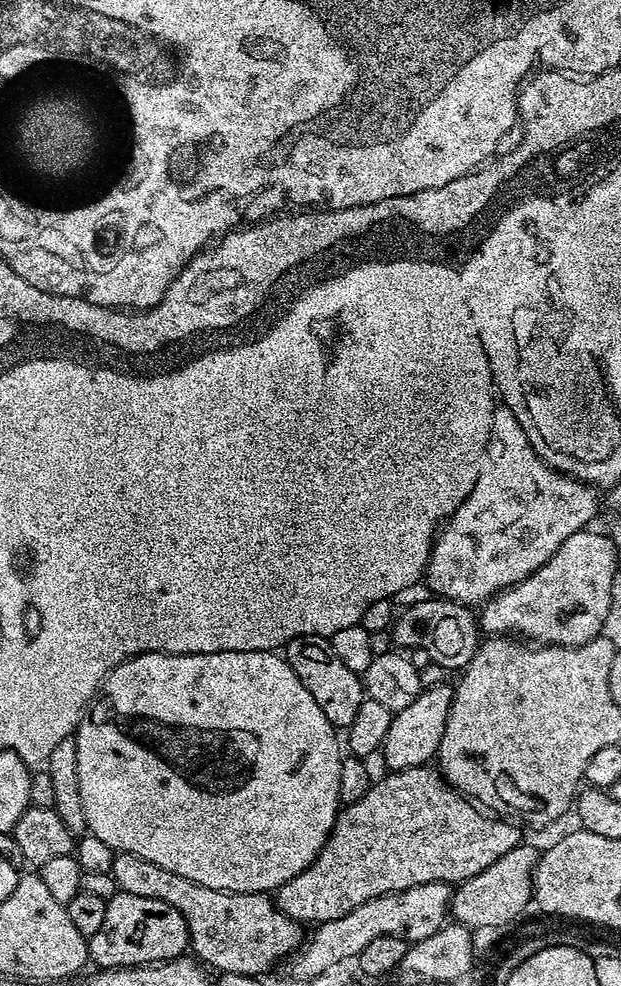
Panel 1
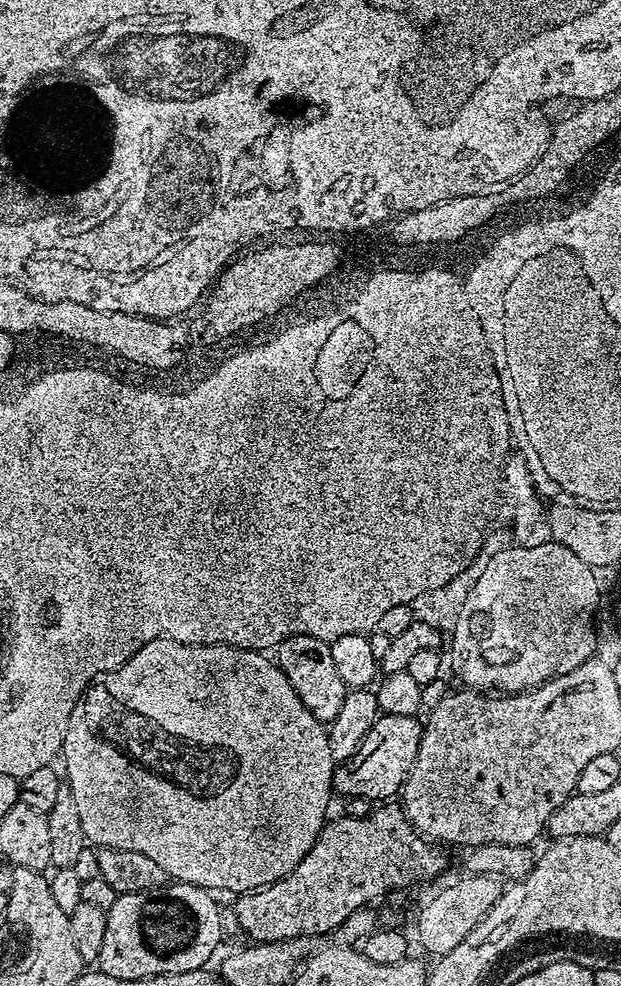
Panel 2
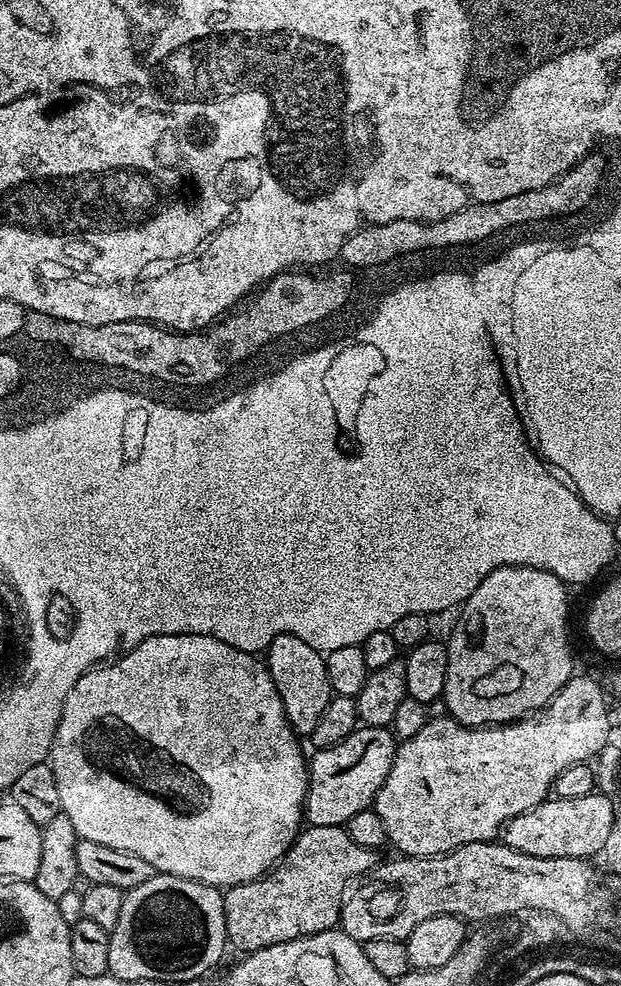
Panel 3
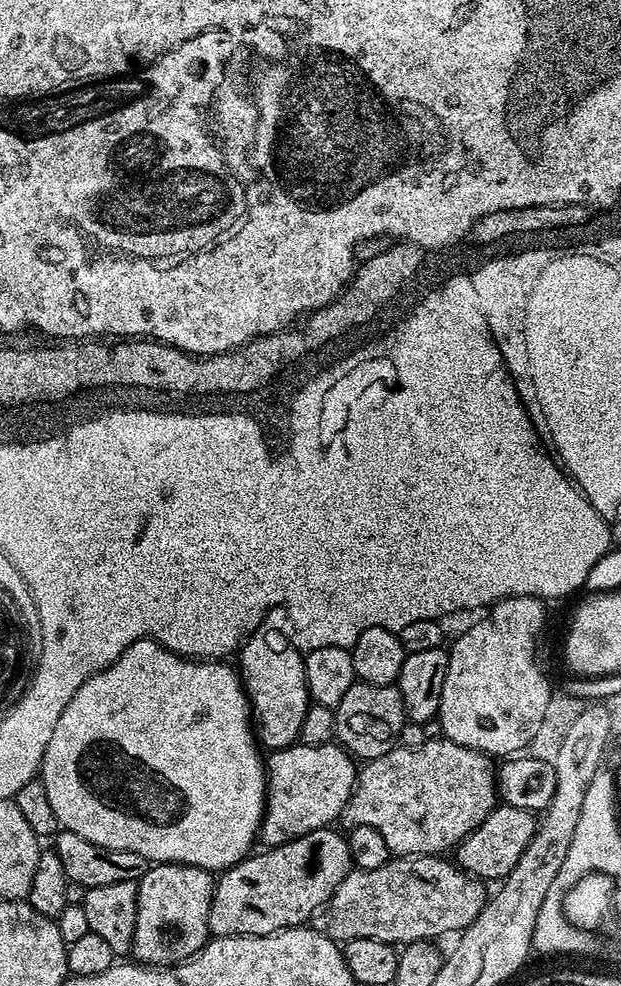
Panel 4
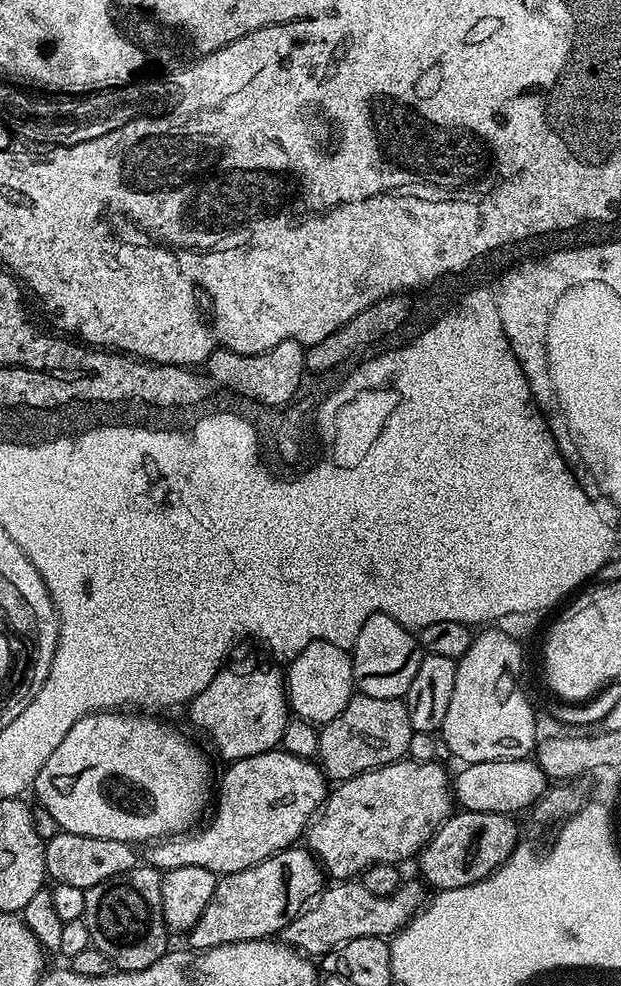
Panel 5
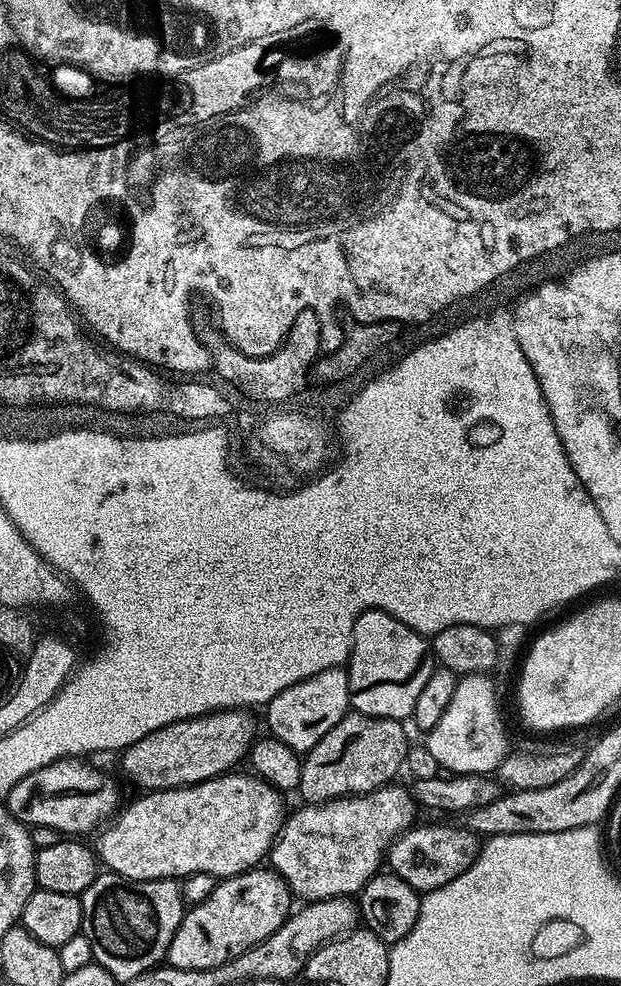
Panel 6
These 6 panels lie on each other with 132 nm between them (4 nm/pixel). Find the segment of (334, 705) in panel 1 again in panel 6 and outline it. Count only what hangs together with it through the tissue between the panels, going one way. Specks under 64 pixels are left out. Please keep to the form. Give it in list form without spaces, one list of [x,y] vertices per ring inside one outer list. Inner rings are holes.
[[[229,710],[171,724],[123,749],[120,768],[138,787],[144,788],[140,790],[148,792],[186,788],[231,773],[235,769],[232,767],[249,755],[257,739],[252,716],[248,710]]]

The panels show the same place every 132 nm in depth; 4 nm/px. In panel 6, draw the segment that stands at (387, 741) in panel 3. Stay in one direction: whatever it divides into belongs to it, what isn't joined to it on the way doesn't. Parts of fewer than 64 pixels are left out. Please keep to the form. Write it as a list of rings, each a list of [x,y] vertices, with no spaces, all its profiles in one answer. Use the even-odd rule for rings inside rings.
[[[236,775],[215,776],[213,780],[191,784],[186,788],[167,788],[162,792],[141,795],[144,796],[141,800],[134,801],[128,809],[125,807],[99,833],[100,841],[94,844],[99,863],[103,867],[105,864],[108,867],[105,869],[111,875],[118,876],[125,882],[175,880],[194,874],[227,878],[257,867],[263,861],[260,859],[263,856],[265,859],[271,853],[272,845],[276,843],[276,838],[284,826],[286,811],[284,812],[284,804],[280,801],[282,796],[277,789],[255,775]]]

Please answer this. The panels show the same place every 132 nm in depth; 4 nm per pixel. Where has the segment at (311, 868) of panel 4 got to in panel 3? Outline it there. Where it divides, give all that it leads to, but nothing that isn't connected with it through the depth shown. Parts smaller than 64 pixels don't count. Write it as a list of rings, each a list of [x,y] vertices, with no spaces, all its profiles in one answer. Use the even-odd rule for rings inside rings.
[[[308,826],[293,840],[283,858],[258,880],[245,884],[233,884],[224,892],[224,913],[228,944],[241,948],[241,953],[257,952],[259,948],[274,946],[278,942],[290,942],[310,934],[325,932],[340,923],[340,905],[346,895],[344,883],[355,881],[372,871],[373,849],[358,846],[343,827]]]

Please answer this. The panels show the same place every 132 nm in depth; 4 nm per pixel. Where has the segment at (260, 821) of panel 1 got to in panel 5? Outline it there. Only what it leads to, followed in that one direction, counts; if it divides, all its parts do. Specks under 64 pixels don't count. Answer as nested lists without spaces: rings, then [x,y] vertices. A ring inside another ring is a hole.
[[[109,710],[106,712],[91,712],[89,716],[83,716],[70,730],[66,733],[66,738],[58,745],[58,750],[46,758],[46,766],[38,770],[34,793],[38,799],[39,807],[50,810],[54,822],[65,832],[70,834],[82,834],[90,838],[110,838],[118,842],[139,845],[139,840],[148,840],[147,842],[159,842],[169,836],[179,836],[187,833],[189,829],[197,823],[196,819],[204,812],[204,807],[209,807],[210,792],[208,796],[208,783],[211,782],[212,776],[208,773],[208,760],[204,757],[204,752],[187,736],[184,732],[179,732],[176,728],[171,728],[168,724],[163,724],[160,720],[155,720],[152,714],[137,714],[132,710]]]

